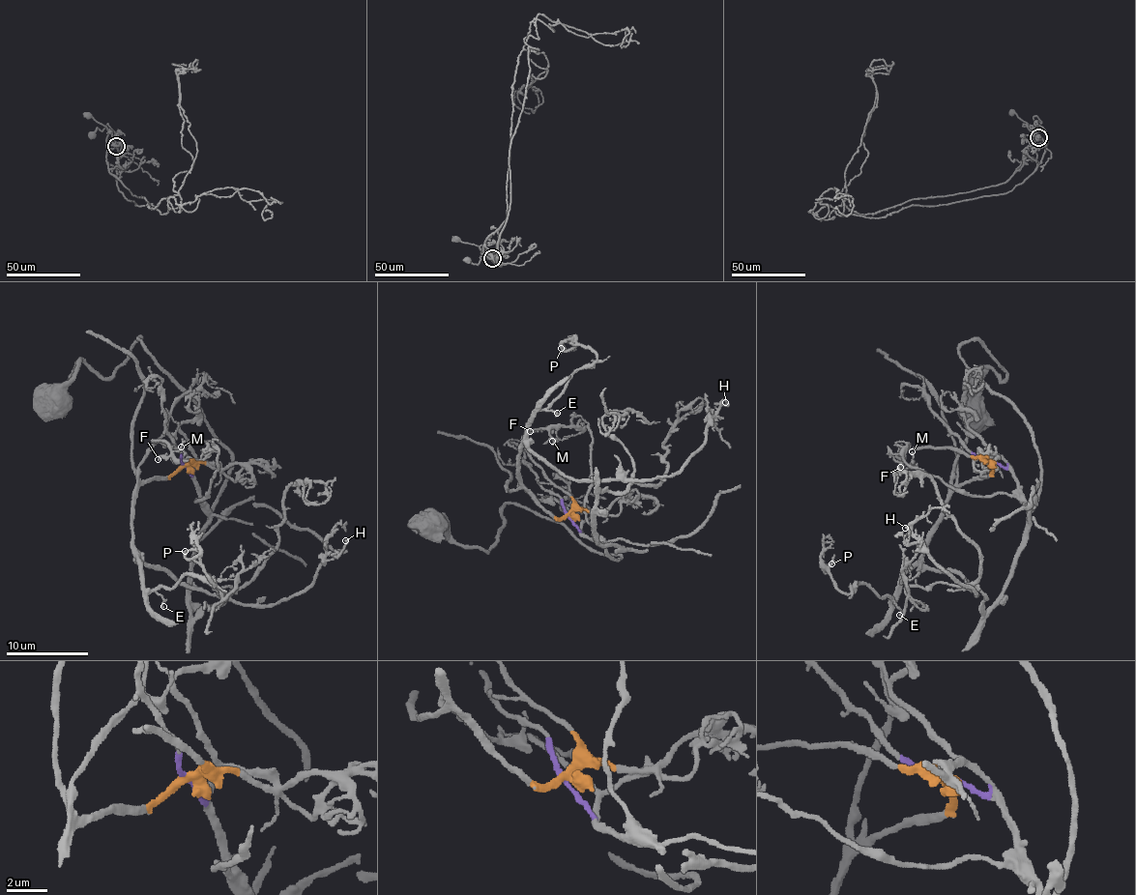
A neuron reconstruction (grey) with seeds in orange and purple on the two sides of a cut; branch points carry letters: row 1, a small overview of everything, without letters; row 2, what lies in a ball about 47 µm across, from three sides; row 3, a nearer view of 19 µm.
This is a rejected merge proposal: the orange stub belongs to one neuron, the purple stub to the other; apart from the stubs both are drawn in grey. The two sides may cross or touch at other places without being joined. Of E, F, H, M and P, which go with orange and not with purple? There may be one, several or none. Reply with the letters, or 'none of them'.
E, F, H, M, P

